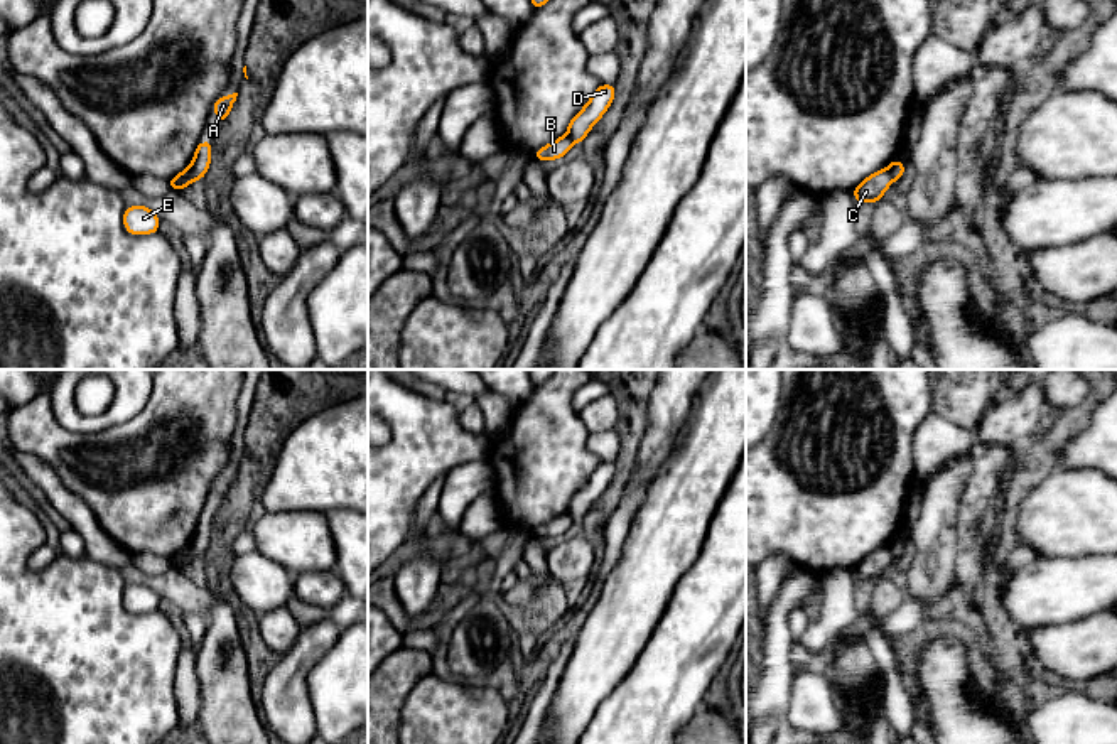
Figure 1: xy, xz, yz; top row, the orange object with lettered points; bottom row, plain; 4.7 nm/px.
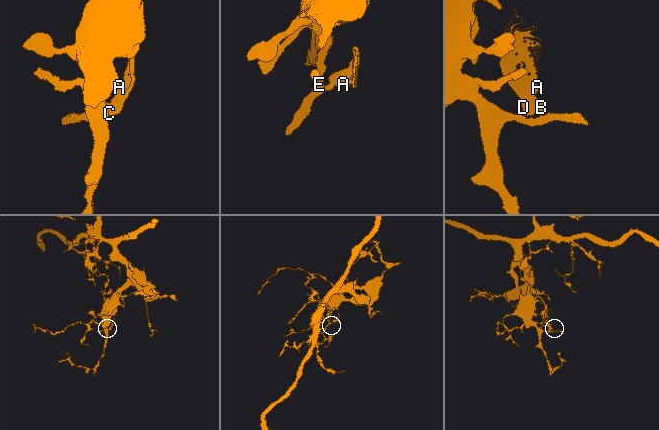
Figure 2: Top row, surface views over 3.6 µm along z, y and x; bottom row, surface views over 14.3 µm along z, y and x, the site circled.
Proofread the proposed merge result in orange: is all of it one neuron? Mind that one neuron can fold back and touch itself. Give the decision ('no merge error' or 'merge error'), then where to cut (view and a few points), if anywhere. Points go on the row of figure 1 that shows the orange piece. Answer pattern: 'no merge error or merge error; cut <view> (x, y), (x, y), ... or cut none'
merge error; cut xy (191, 166), (191, 176), (183, 186)

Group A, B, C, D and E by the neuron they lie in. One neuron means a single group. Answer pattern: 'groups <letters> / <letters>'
groups A C D / B E

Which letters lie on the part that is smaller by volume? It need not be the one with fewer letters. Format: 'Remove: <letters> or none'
Remove: A, C, D

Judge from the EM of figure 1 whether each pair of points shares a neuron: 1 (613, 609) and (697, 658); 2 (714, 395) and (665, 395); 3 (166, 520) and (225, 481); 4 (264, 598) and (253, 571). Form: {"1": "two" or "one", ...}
{"1": "two", "2": "two", "3": "two", "4": "one"}

